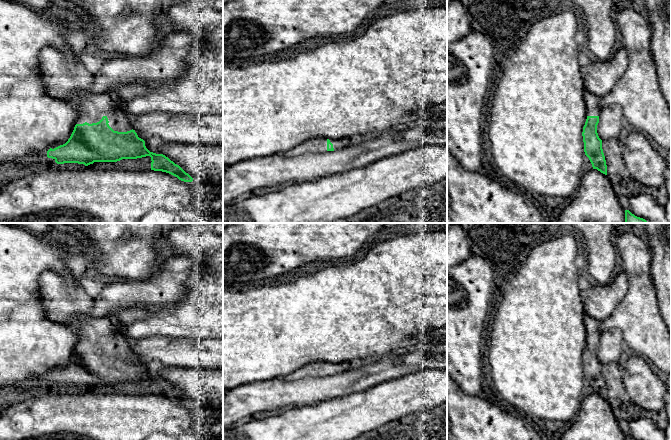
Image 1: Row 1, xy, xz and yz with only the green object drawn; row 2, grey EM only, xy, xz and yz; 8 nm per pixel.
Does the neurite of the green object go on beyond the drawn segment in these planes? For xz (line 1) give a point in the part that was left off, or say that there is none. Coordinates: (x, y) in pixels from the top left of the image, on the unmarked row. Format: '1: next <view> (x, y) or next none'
1: next xz (317, 368)

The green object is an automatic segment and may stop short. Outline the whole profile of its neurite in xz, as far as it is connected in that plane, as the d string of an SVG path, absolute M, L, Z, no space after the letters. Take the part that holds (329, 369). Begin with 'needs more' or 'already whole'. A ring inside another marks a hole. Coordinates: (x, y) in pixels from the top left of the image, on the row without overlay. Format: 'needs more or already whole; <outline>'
needs more; M314 361L305 366L297 369L296 371L282 376L281 378L286 381L295 381L307 377L323 377L326 375L334 375L348 371L354 367L353 363L326 363L324 361Z

